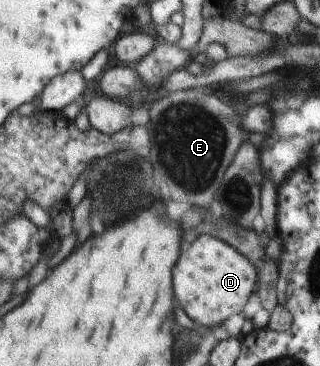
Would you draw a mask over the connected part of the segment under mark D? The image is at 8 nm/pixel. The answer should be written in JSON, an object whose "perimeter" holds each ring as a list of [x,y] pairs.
{"perimeter":[[[208,234],[202,235],[186,253],[182,253],[182,261],[178,263],[178,277],[174,277],[174,289],[178,293],[178,301],[182,303],[184,311],[196,323],[210,325],[210,327],[218,327],[218,323],[240,313],[244,303],[252,295],[254,285],[256,285],[256,273],[254,273],[254,267],[250,265],[249,258],[242,257],[233,246],[229,246],[226,242]]]}

